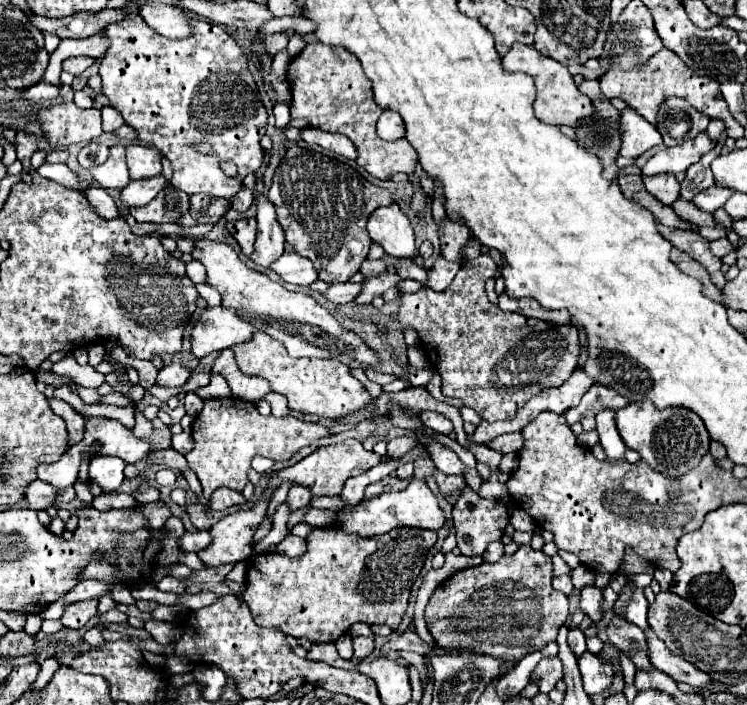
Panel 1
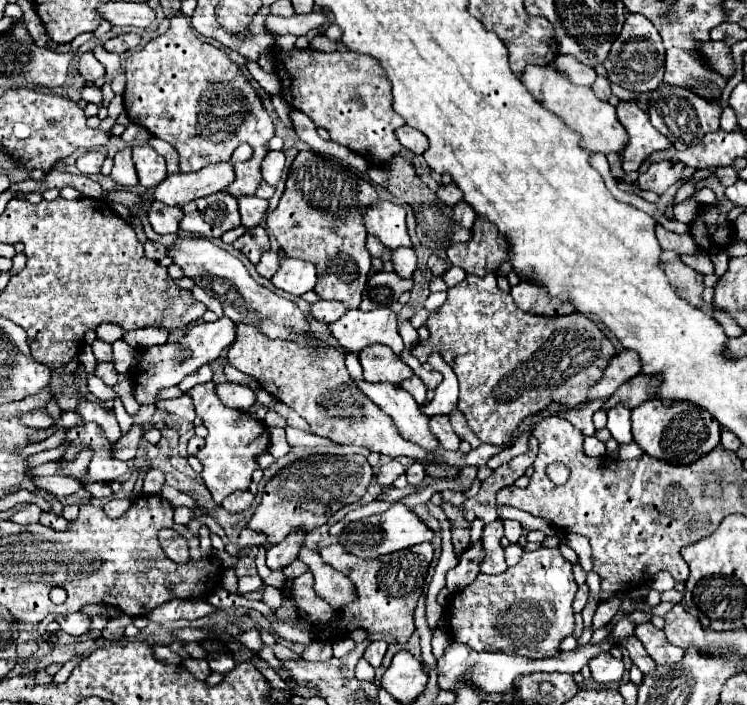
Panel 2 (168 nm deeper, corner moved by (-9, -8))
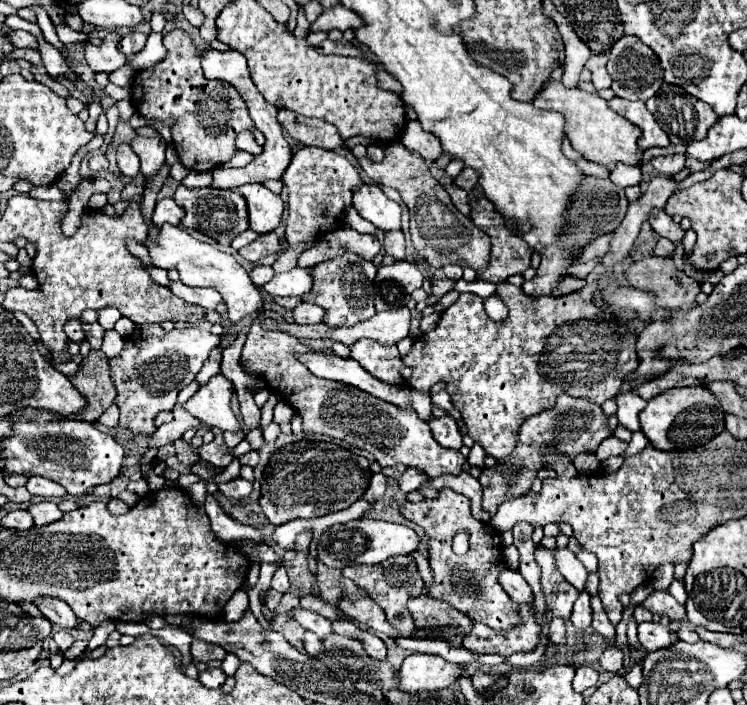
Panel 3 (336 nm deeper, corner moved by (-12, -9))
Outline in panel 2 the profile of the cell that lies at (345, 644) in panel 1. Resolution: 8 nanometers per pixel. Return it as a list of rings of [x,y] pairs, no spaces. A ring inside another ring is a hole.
[[[361,659],[361,661],[357,663],[357,667],[355,667],[355,675],[357,675],[359,679],[363,679],[363,681],[373,681],[375,669],[373,669],[369,663],[365,663],[365,659]]]

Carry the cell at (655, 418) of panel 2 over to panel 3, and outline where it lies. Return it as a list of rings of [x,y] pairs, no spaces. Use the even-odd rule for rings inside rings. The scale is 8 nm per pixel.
[[[704,386],[670,388],[660,396],[654,396],[640,412],[642,432],[650,444],[658,450],[688,450],[712,440],[712,436],[724,430],[724,408],[716,396]]]

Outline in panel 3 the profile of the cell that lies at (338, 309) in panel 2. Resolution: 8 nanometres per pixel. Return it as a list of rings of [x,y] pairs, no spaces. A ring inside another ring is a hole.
[[[300,302],[300,304],[292,310],[292,316],[294,316],[296,324],[320,324],[320,322],[322,322],[322,316],[324,316],[324,310],[320,310],[320,308],[314,306],[314,304]]]

